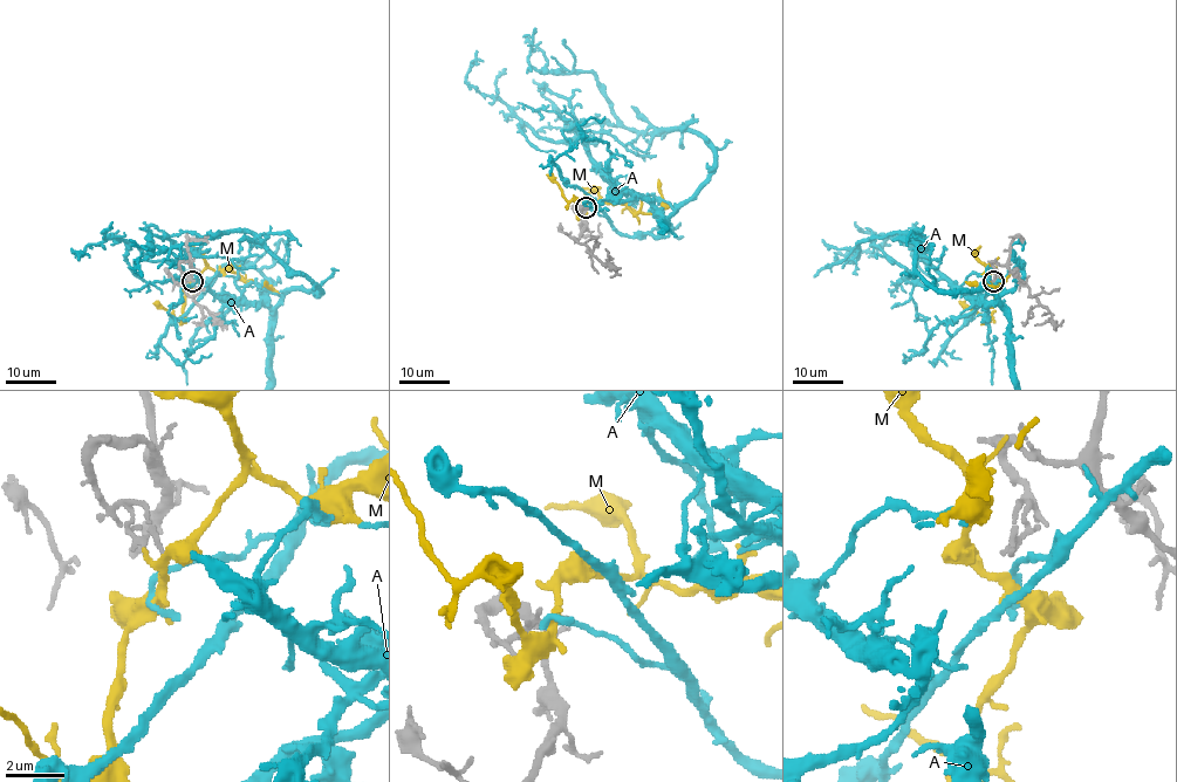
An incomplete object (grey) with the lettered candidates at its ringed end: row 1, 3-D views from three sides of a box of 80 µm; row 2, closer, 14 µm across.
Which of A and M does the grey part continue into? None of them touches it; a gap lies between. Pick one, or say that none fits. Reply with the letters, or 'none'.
M

